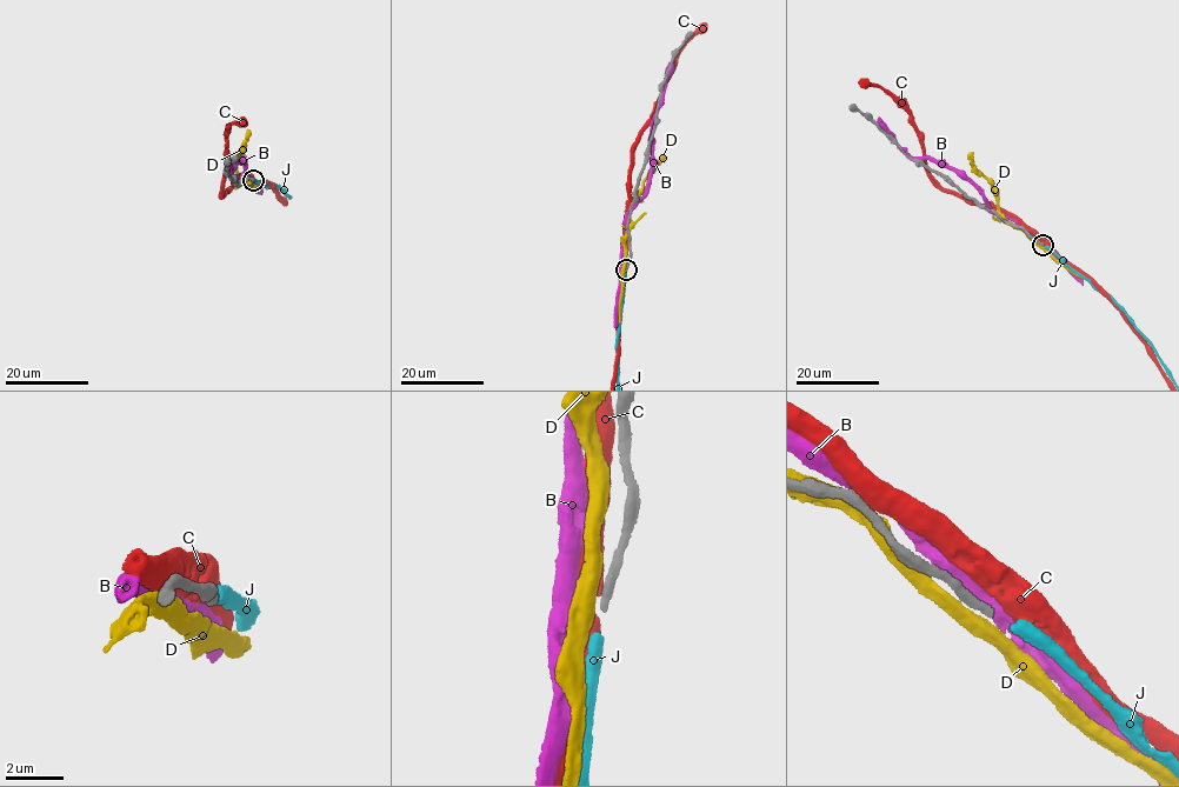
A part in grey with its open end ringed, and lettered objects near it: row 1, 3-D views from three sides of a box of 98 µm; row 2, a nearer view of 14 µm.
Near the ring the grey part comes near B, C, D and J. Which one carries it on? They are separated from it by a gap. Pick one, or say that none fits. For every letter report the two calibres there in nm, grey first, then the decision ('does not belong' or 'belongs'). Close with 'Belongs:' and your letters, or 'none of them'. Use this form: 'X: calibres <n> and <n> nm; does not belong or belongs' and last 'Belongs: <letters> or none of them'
B: calibres 280 and 550 nm; does not belong
C: calibres 280 and 650 nm; does not belong
D: calibres 280 and 500 nm; does not belong
J: calibres 280 and 440 nm; belongs
Belongs: J

